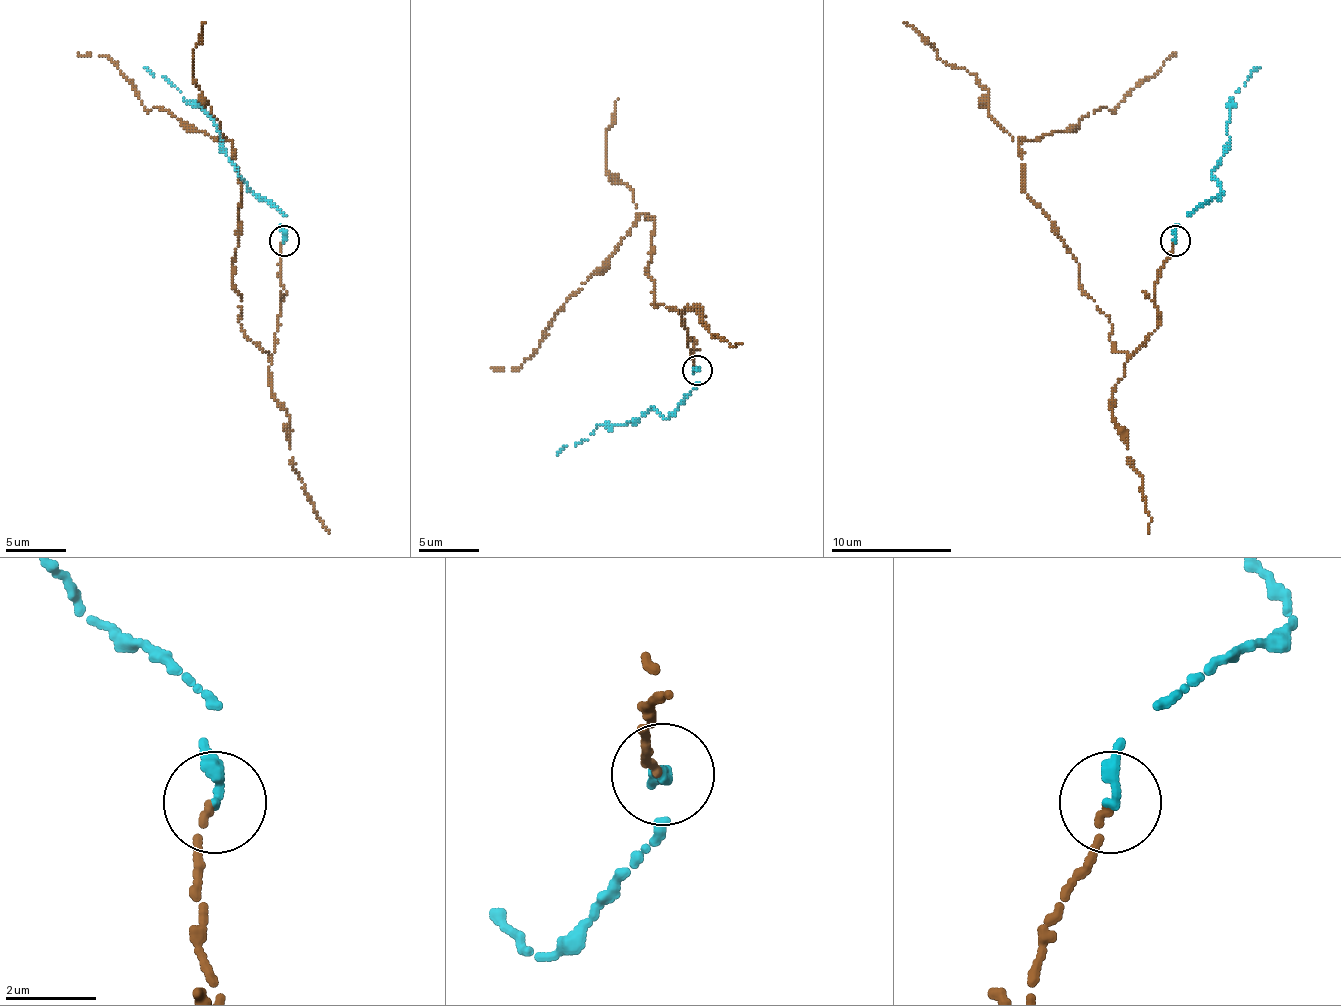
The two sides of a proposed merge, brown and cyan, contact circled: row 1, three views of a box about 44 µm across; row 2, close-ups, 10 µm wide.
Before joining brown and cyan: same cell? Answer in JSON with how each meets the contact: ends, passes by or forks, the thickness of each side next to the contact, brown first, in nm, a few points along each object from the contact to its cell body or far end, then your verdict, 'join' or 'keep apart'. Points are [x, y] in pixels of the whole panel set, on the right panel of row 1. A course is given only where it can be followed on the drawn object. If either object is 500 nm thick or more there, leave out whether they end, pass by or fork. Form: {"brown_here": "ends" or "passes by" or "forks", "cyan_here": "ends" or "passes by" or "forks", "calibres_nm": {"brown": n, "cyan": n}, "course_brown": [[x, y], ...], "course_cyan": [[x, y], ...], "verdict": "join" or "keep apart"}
{"brown_here": "ends", "cyan_here": "ends", "calibres_nm": {"brown": 160, "cyan": 280}, "course_brown": [[1175, 240], [1154, 291], [1157, 327], [1118, 352], [1058, 228], [1024, 191], [1018, 140], [1112, 110], [1172, 52]], "course_cyan": [[1175, 240], [1175, 228], [1224, 191], [1212, 173], [1230, 140], [1227, 125], [1230, 101], [1260, 68]], "verdict": "join"}

